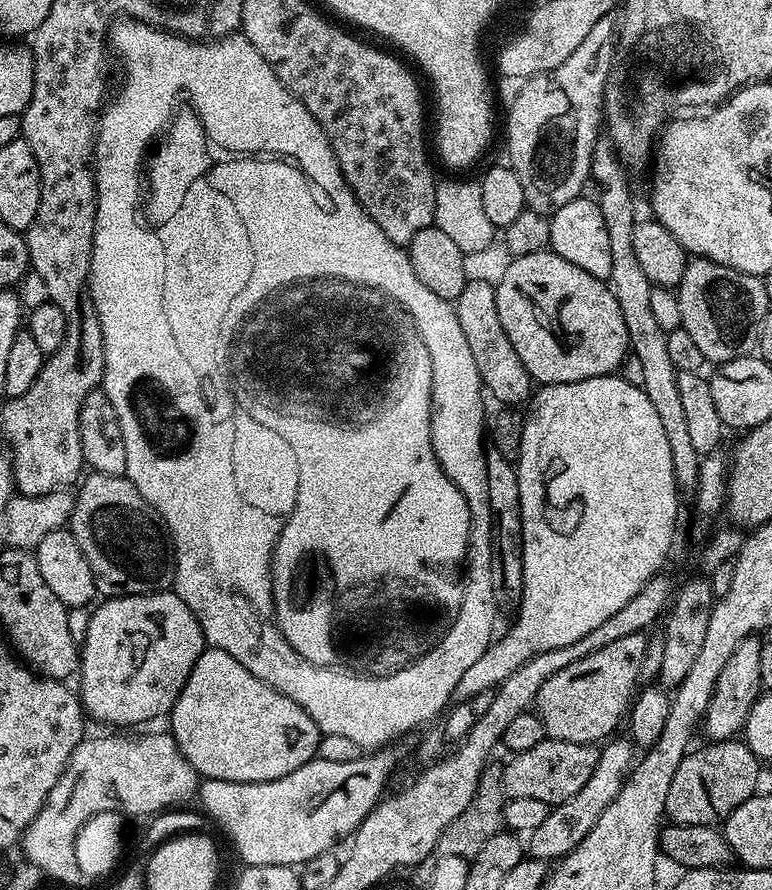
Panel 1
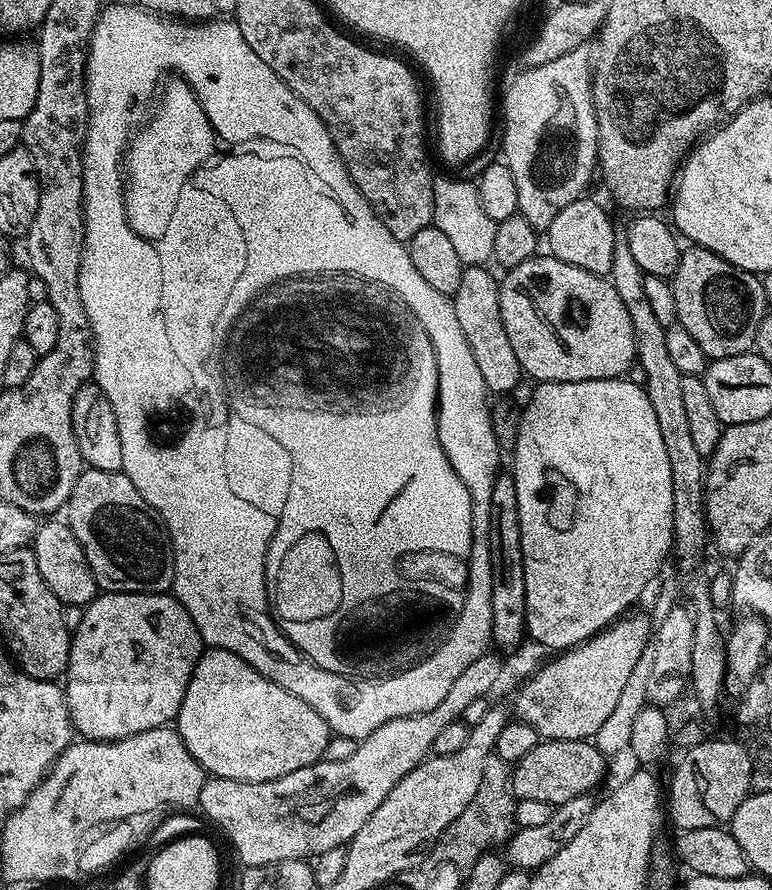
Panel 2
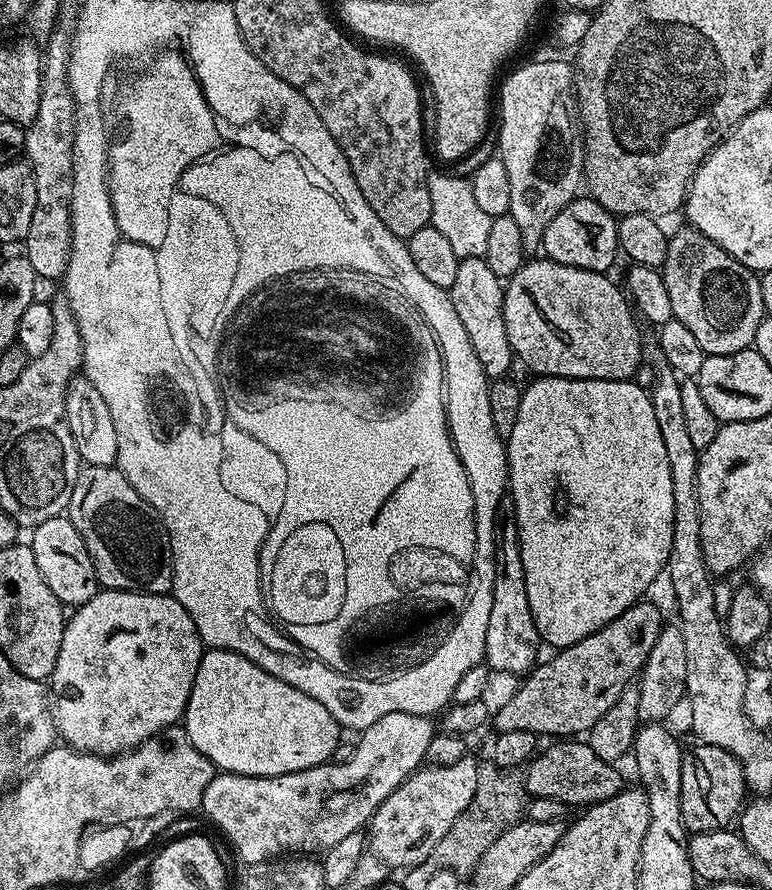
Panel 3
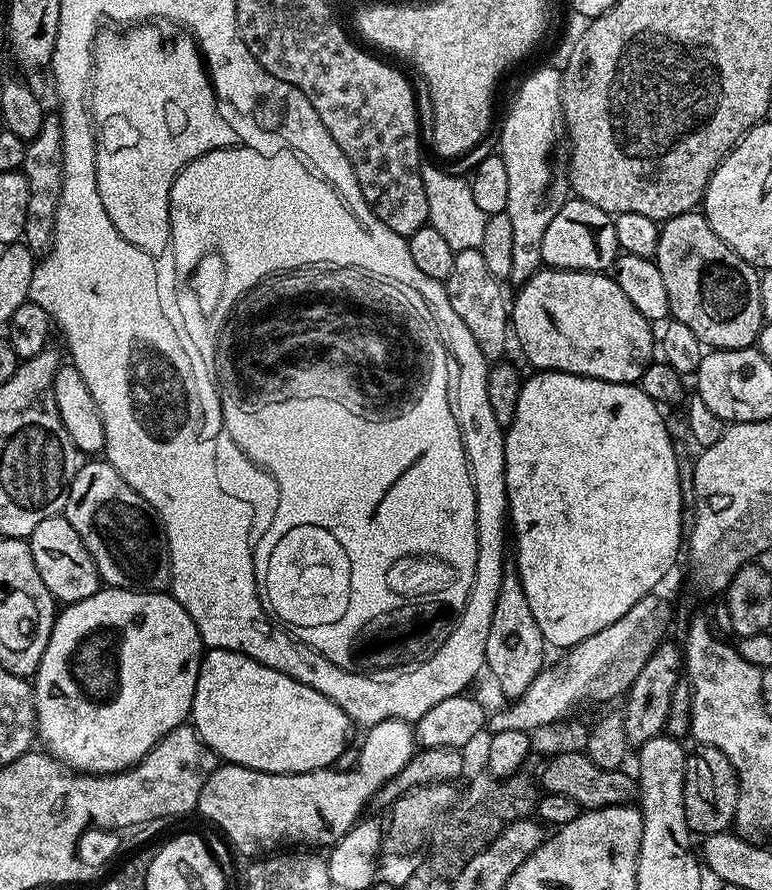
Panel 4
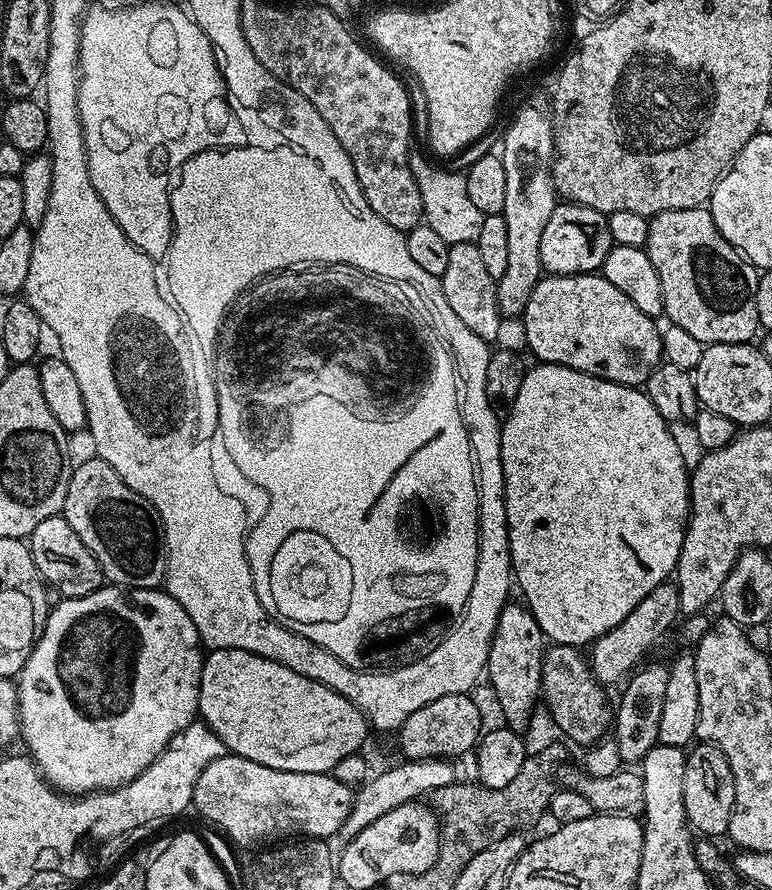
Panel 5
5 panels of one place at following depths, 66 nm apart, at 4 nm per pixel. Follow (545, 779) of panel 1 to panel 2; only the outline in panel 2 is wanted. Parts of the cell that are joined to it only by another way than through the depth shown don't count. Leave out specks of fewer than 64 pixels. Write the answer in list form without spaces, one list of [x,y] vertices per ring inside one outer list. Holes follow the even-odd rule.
[[[544,740],[526,754],[526,758],[516,761],[511,769],[512,795],[517,800],[535,800],[553,806],[570,802],[570,798],[587,796],[595,793],[595,788],[604,780],[608,772],[609,761],[599,752],[592,740]]]

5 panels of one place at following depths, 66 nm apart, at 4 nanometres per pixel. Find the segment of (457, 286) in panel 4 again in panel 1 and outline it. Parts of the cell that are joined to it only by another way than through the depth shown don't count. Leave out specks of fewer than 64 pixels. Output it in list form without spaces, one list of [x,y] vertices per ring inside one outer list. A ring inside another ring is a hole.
[[[469,279],[462,294],[458,294],[454,307],[458,314],[458,323],[462,326],[462,335],[470,346],[470,354],[474,354],[474,366],[478,366],[483,391],[487,395],[489,392],[497,400],[497,405],[523,405],[533,395],[534,381],[526,366],[522,366],[522,358],[518,358],[510,338],[506,338],[506,330],[502,330],[502,321],[498,318],[495,283],[491,279]]]

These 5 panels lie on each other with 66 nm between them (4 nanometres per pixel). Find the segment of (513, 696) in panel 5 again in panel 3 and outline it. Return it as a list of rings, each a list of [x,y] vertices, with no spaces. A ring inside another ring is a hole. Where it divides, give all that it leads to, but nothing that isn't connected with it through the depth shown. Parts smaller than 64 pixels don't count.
[[[505,494],[494,514],[494,594],[490,602],[490,623],[486,625],[484,660],[493,673],[524,674],[537,663],[542,641],[534,626],[530,598],[526,598],[526,570],[522,570],[522,550],[511,495]]]

